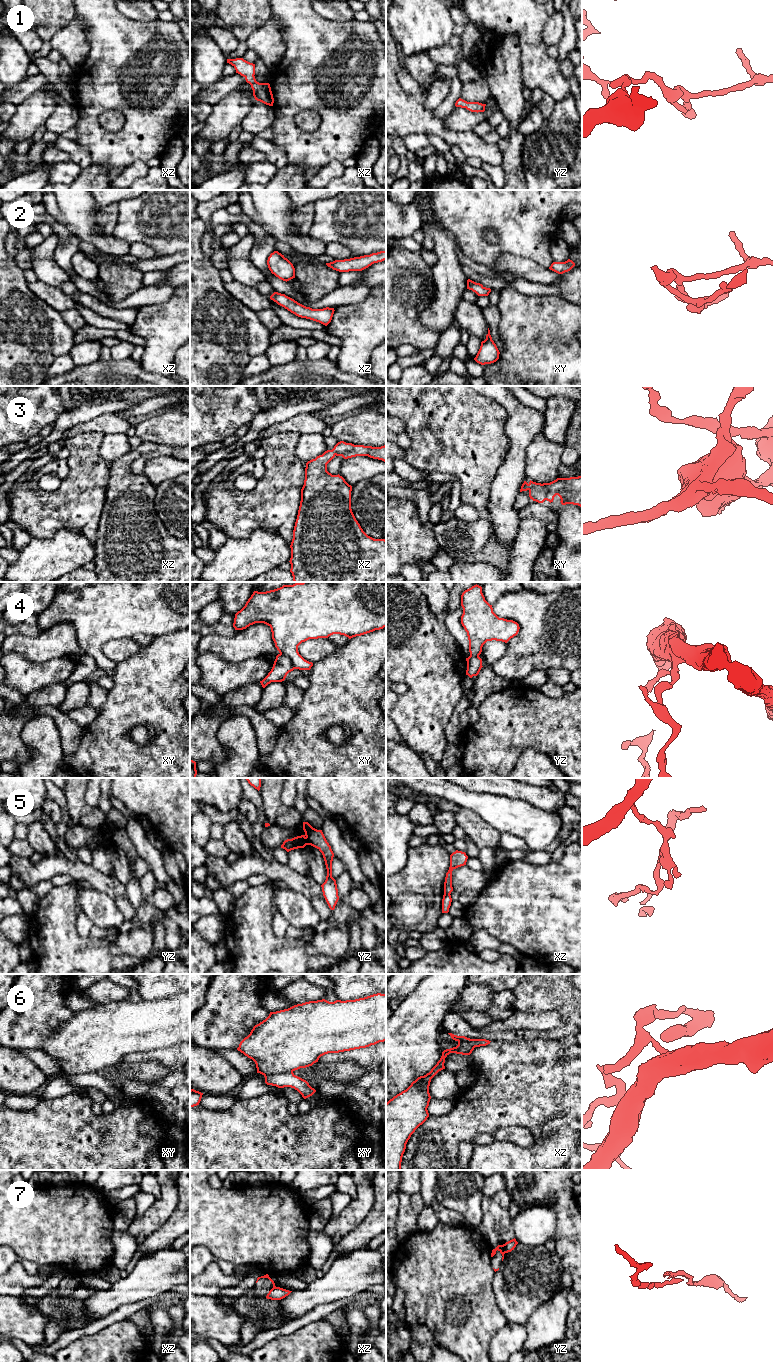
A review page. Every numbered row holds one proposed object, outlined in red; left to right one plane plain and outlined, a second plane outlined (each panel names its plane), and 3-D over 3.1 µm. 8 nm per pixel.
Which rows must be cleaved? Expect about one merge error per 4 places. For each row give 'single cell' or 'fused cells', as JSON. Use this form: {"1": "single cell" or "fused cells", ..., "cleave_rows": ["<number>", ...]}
{"1": "single cell", "2": "single cell", "3": "single cell", "4": "fused cells", "5": "fused cells", "6": "fused cells", "7": "fused cells", "cleave_rows": ["4", "5", "6", "7"]}

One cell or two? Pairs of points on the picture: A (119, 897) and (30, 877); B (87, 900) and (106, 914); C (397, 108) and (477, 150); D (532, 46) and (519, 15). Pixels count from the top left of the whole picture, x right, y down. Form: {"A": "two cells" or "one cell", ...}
{"A": "one cell", "B": "one cell", "C": "one cell", "D": "one cell"}

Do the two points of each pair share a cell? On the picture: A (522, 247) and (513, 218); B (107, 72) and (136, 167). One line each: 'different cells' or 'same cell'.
A: same cell
B: different cells

